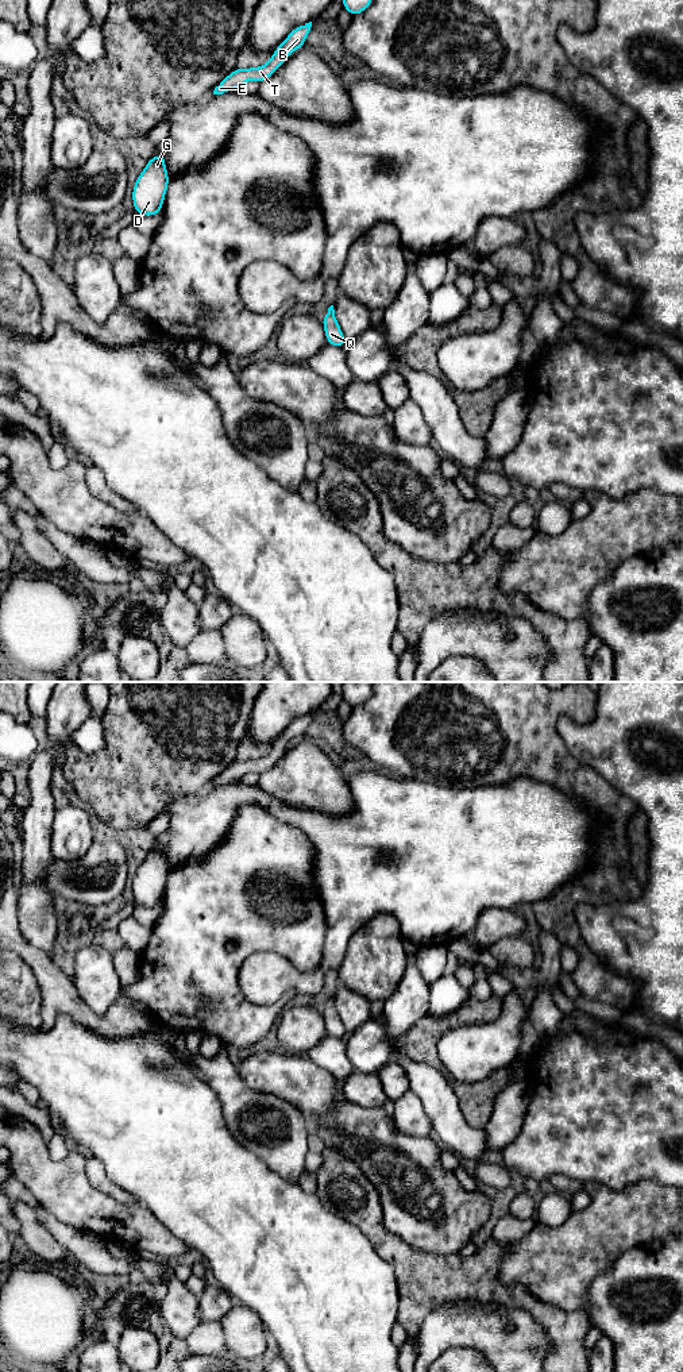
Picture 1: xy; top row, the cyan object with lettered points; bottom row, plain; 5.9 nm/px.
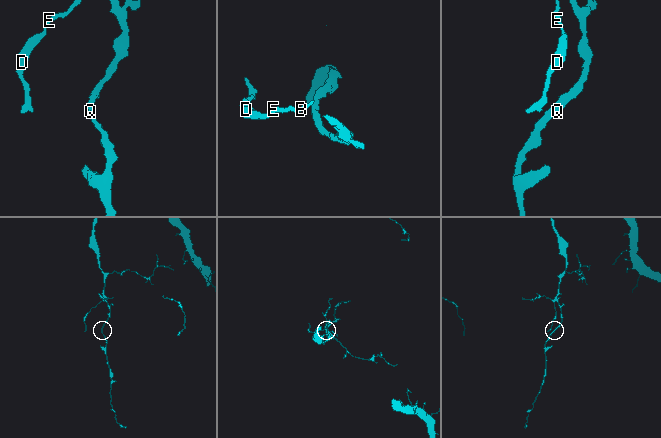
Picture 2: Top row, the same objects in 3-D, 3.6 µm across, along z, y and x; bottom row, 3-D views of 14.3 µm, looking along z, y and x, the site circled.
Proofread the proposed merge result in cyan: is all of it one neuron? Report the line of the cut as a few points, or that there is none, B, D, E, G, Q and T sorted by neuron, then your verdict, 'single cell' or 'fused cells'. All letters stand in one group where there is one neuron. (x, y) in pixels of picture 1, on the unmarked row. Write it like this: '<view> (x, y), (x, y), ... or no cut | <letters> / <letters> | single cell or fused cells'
no cut | B D E G Q T | single cell

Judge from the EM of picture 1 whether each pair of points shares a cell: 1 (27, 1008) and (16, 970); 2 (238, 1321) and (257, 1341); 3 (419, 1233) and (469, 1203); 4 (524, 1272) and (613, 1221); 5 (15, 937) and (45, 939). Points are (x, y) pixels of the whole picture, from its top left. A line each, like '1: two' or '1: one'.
1: one
2: one
3: one
4: one
5: two

